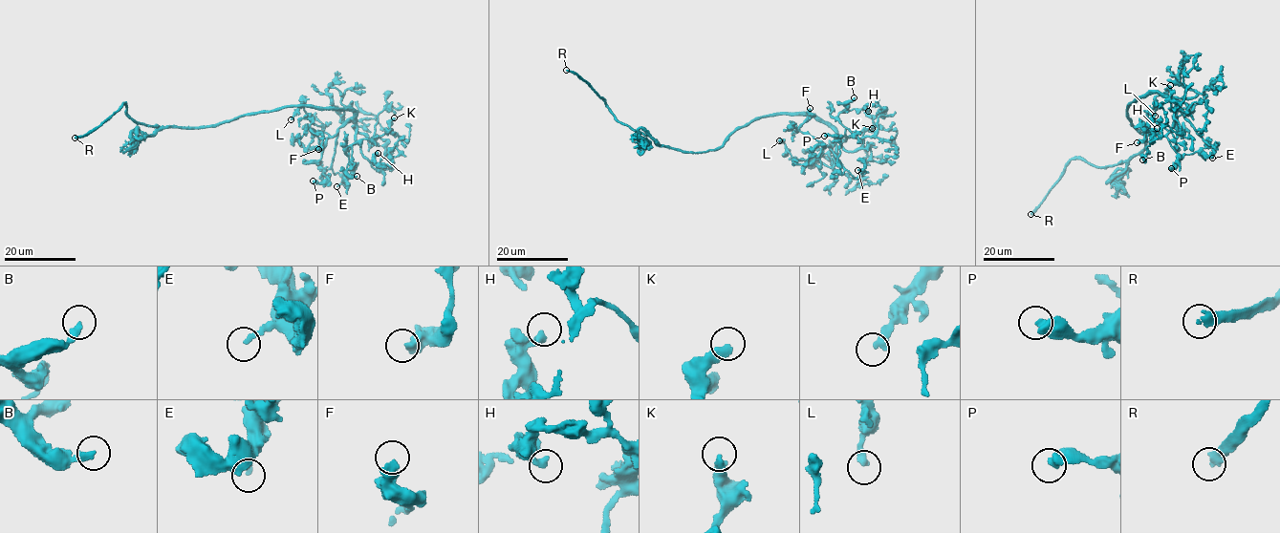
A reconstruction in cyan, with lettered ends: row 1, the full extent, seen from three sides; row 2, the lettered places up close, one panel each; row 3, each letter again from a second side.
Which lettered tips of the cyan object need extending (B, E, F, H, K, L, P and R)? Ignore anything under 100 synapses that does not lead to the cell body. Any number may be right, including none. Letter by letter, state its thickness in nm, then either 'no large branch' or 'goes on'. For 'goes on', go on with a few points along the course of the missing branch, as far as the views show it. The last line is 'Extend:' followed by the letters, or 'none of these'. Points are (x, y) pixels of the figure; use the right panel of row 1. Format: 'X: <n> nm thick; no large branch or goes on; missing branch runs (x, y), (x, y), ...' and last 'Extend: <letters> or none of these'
B: 320 nm thick; no large branch
E: 240 nm thick; no large branch
F: 480 nm thick; no large branch
H: 320 nm thick; no large branch
K: 380 nm thick; no large branch
L: 360 nm thick; no large branch
P: 480 nm thick; no large branch
R: 300 nm thick; goes on
Extend: R

